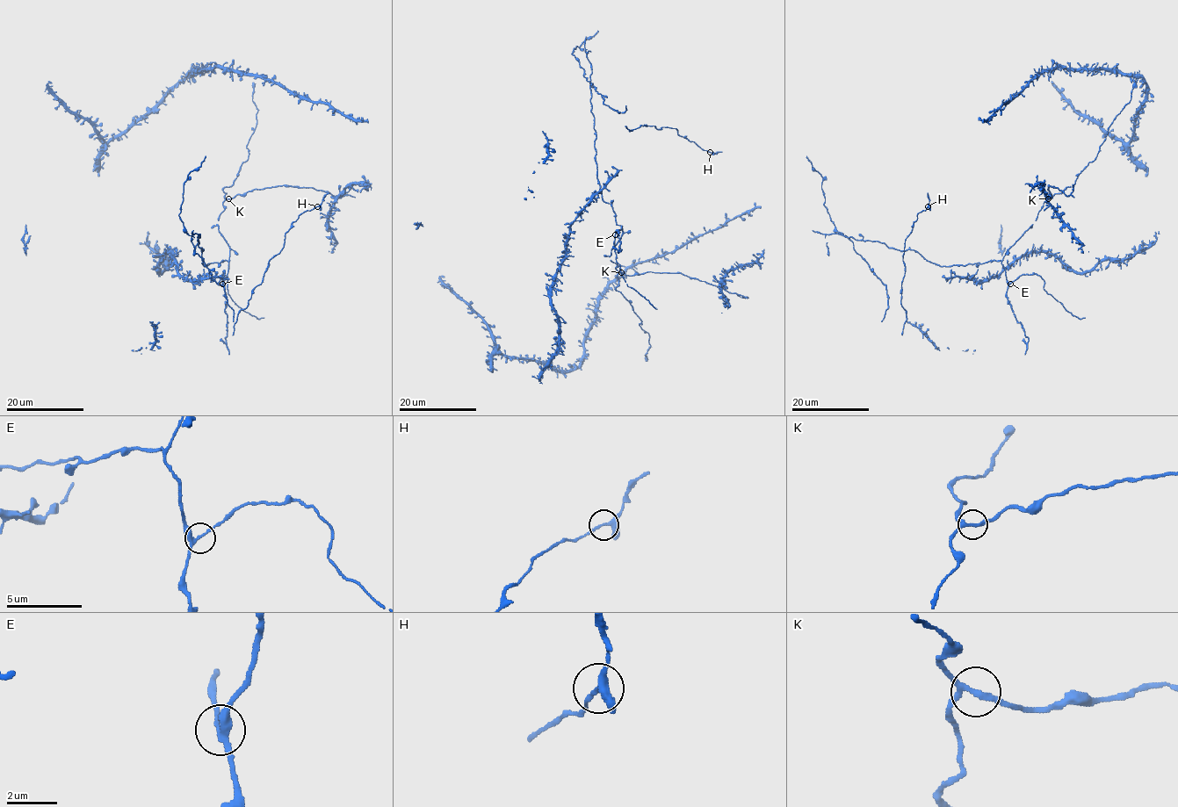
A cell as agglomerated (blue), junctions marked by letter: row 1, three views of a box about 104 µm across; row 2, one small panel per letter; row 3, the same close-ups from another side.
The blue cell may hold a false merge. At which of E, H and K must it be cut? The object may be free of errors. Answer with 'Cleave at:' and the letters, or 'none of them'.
Cleave at: none of them

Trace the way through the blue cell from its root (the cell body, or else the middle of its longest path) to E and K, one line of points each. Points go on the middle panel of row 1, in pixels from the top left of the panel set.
E: (645, 355), (649, 335), (631, 303), (616, 290), (617, 265), (609, 256), (622, 226), (615, 234)
K: (645, 355), (650, 346), (649, 335), (640, 327), (641, 320), (631, 303), (616, 290), (617, 276), (621, 272)

